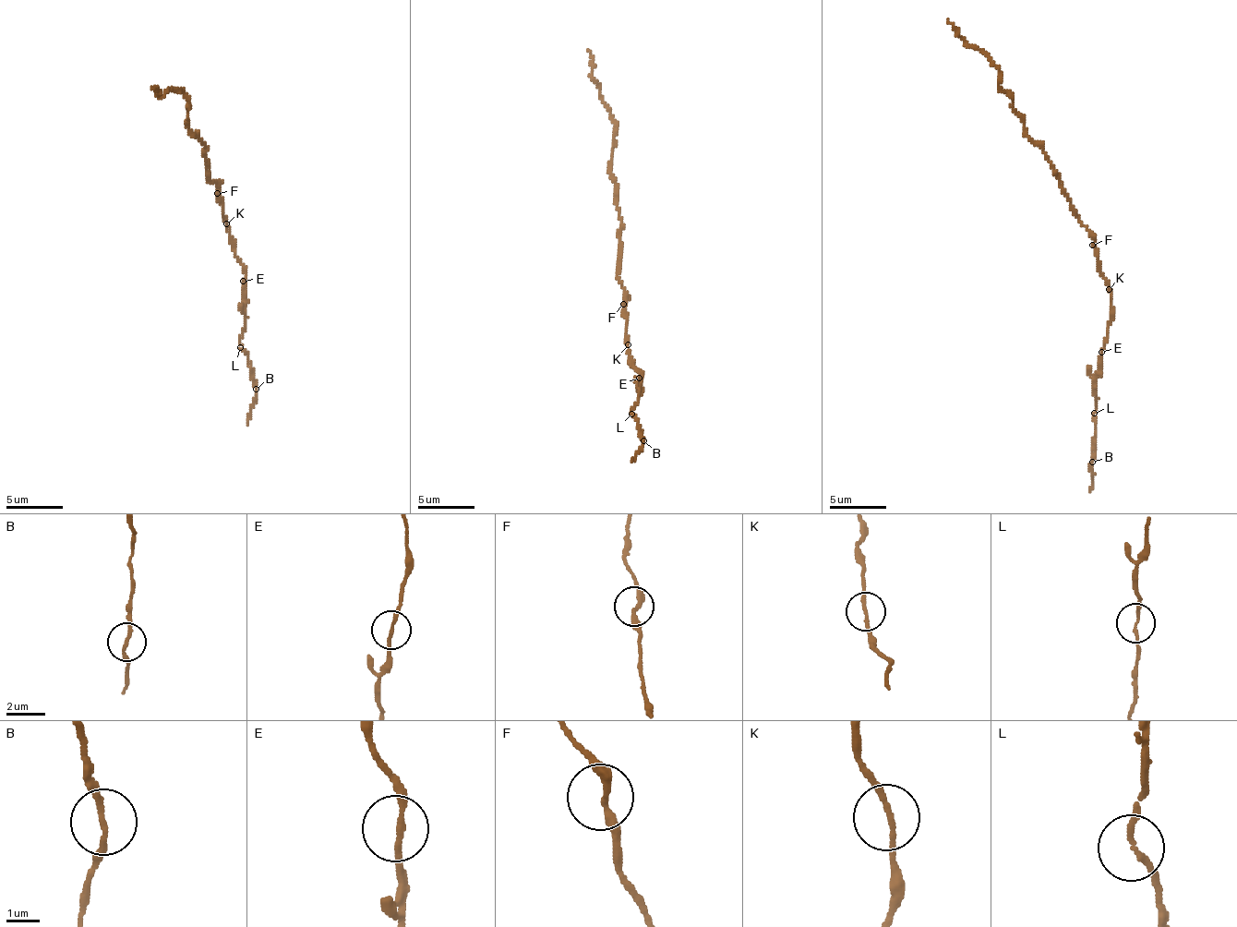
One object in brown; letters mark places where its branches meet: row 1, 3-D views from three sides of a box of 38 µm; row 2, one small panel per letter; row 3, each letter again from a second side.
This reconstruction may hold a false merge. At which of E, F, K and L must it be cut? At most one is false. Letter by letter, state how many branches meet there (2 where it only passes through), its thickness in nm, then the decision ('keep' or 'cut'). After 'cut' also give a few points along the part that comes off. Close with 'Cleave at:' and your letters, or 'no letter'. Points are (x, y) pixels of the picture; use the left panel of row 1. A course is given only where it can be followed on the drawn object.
E: branches 2; calibre 160 nm; keep
F: branches 2; calibre 220 nm; keep
K: branches 2; calibre 150 nm; keep
L: branches 2; calibre 140 nm; keep
Cleave at: no letter

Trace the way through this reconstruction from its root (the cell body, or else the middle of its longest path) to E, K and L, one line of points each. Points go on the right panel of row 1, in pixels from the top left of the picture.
E: (1095, 245), (1100, 276), (1106, 281), (1111, 295), (1110, 320), (1101, 352)
K: (1095, 245), (1100, 276), (1109, 289)
L: (1095, 245), (1100, 276), (1111, 295), (1111, 312), (1101, 349), (1101, 375), (1096, 379), (1093, 413)

